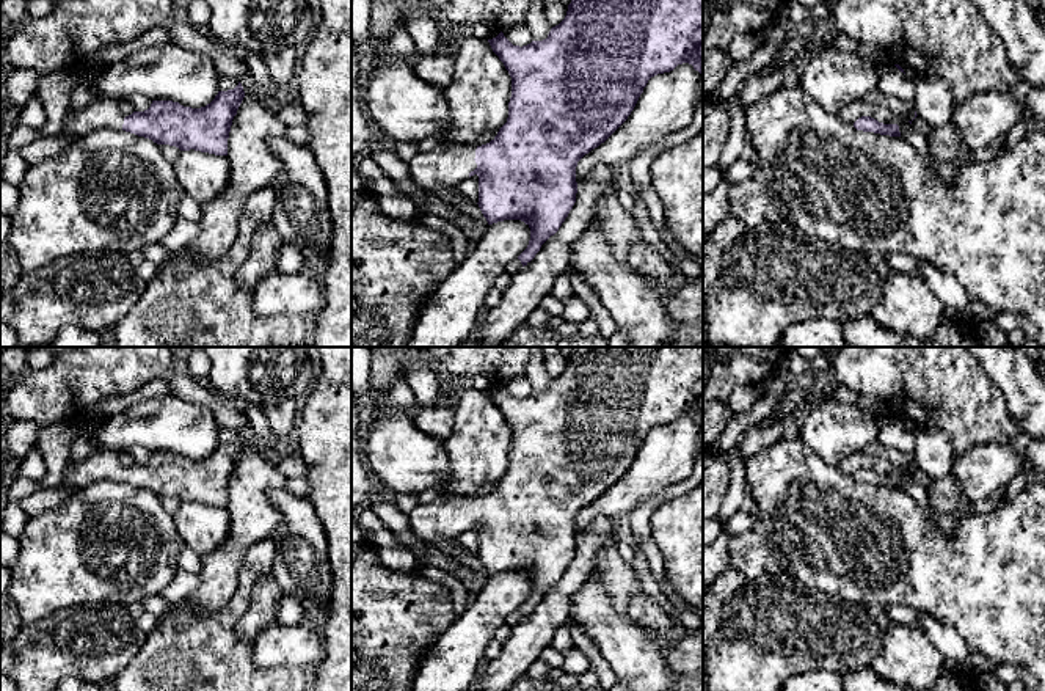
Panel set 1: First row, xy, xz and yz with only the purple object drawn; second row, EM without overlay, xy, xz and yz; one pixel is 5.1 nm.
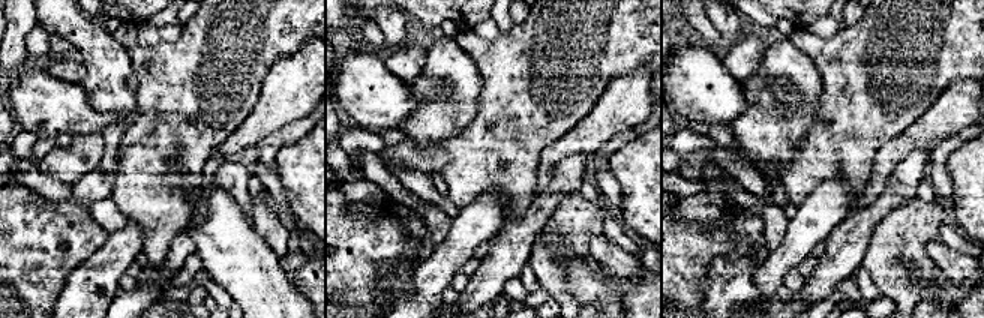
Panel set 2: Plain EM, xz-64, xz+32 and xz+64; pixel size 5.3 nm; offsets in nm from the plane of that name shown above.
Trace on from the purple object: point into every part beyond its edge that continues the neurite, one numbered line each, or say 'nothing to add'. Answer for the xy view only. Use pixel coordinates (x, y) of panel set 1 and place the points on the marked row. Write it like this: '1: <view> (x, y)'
1: xy (101, 113)

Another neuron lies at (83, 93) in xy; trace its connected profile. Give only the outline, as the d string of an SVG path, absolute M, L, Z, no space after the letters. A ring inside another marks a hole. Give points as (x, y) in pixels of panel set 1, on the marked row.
M94 66L91 69L83 68L83 75L80 77L78 85L69 101L72 110L82 110L94 99L94 90L91 86L93 75L102 72L105 68L107 66Z

